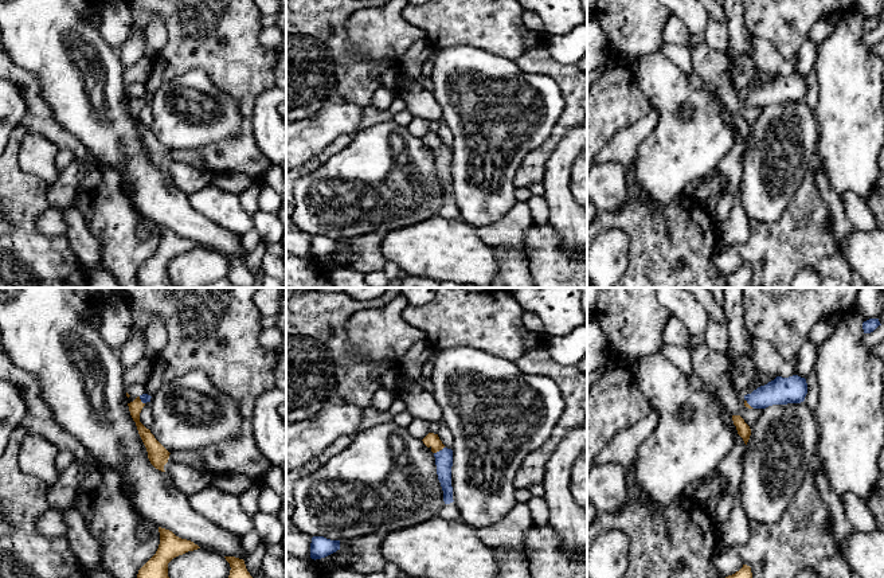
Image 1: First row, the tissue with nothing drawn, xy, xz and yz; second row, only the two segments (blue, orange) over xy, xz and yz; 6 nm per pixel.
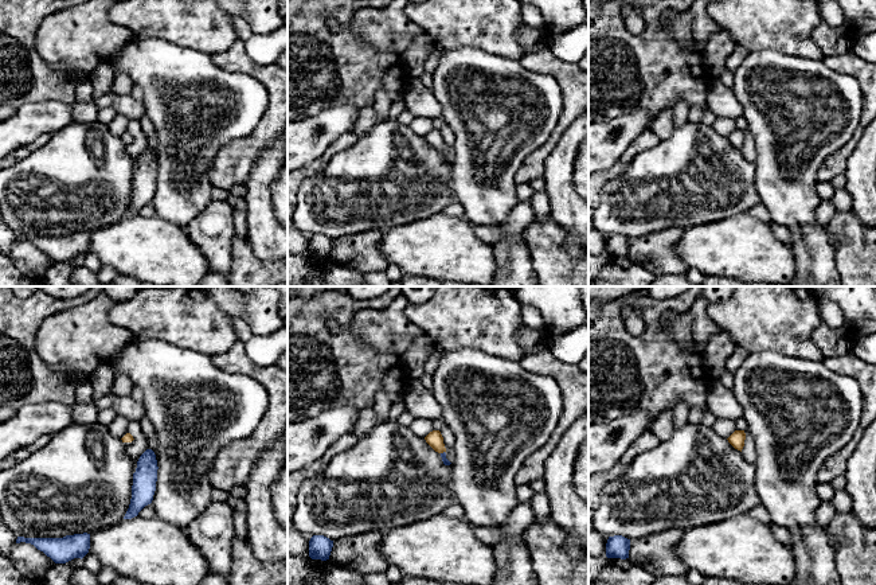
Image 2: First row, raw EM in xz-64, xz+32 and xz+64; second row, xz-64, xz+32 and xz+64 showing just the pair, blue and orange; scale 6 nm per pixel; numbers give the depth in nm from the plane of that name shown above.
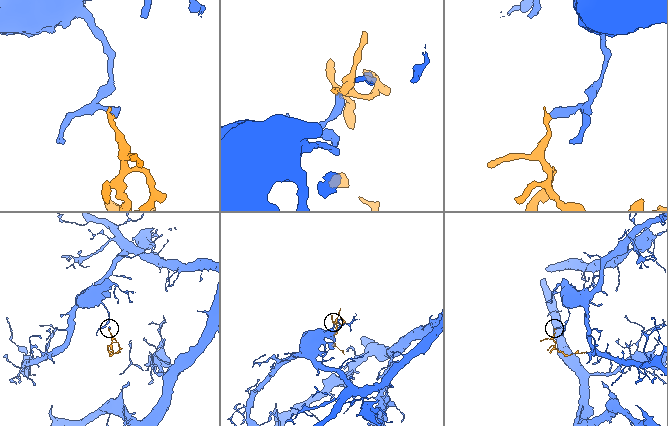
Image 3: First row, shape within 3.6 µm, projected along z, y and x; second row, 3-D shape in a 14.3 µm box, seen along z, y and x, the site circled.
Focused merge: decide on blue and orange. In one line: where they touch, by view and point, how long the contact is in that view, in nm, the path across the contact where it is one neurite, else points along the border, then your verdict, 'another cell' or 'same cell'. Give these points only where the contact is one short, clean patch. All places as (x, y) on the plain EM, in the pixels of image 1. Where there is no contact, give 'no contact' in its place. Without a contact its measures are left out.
meets blue in xz at (439, 149); contact 80 nm long; runs through xz (444, 157), (439, 149), (431, 139); same cell

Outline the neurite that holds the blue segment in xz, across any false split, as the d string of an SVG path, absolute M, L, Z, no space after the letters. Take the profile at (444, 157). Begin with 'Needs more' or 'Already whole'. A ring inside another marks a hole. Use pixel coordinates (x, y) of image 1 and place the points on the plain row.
Needs more. M429 132L422 140L434 152L437 173L443 190L443 200L450 203L454 200L451 185L453 149L447 148L438 133L434 132Z

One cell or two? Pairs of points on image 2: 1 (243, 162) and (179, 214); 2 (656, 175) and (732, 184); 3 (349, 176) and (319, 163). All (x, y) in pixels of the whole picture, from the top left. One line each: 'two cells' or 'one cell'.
1: two cells
2: one cell
3: two cells

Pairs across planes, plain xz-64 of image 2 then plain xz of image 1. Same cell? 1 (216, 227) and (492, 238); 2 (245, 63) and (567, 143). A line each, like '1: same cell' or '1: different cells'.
1: same cell
2: different cells

